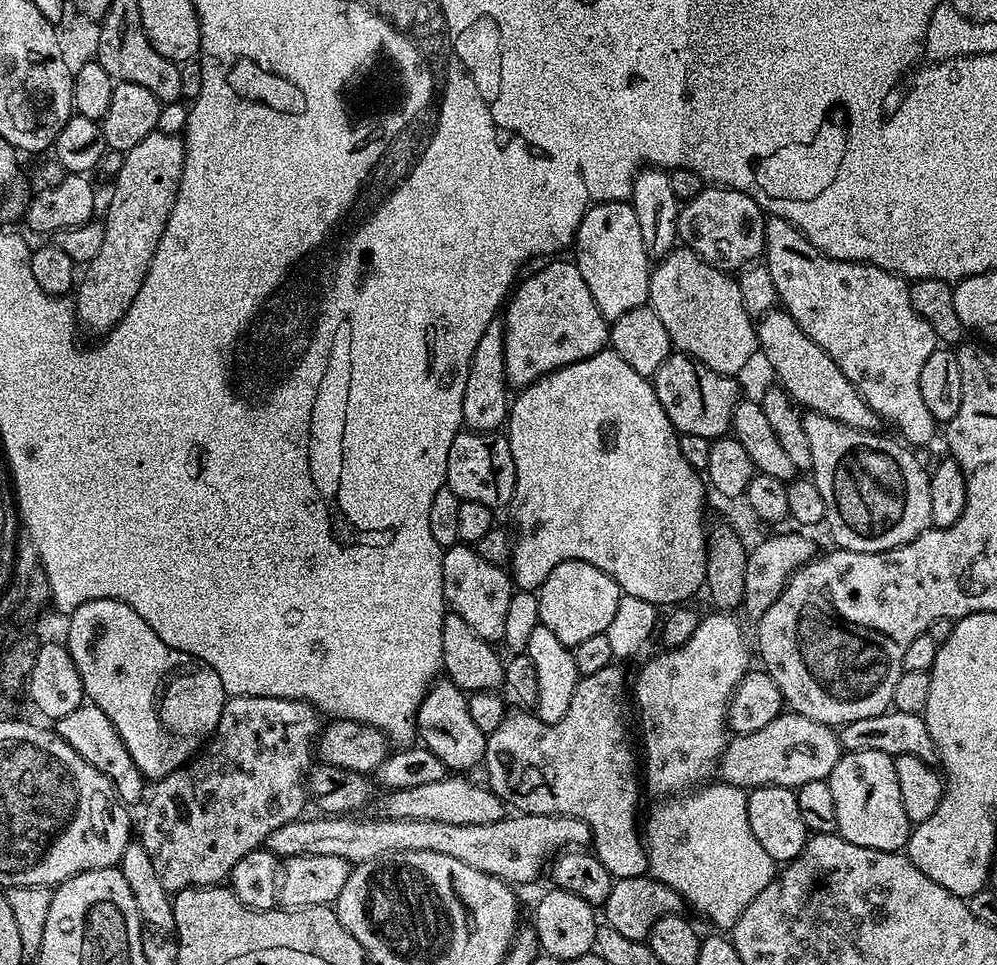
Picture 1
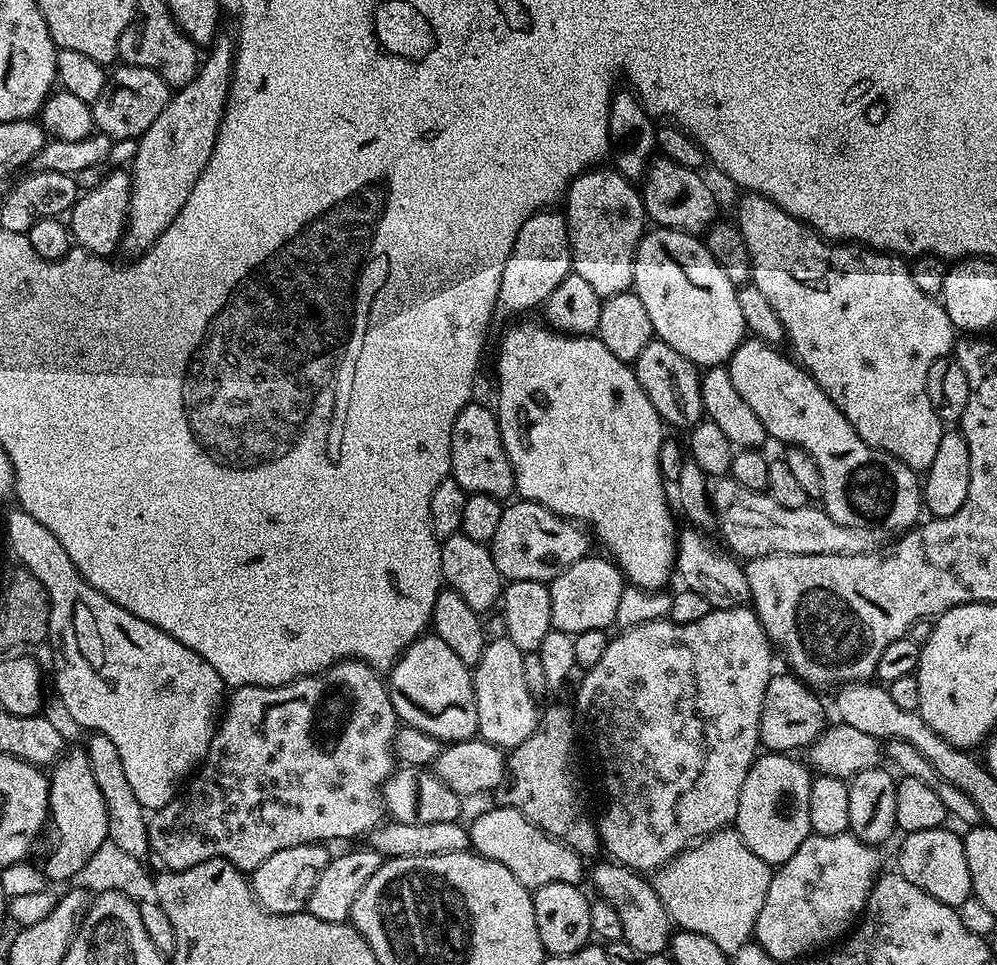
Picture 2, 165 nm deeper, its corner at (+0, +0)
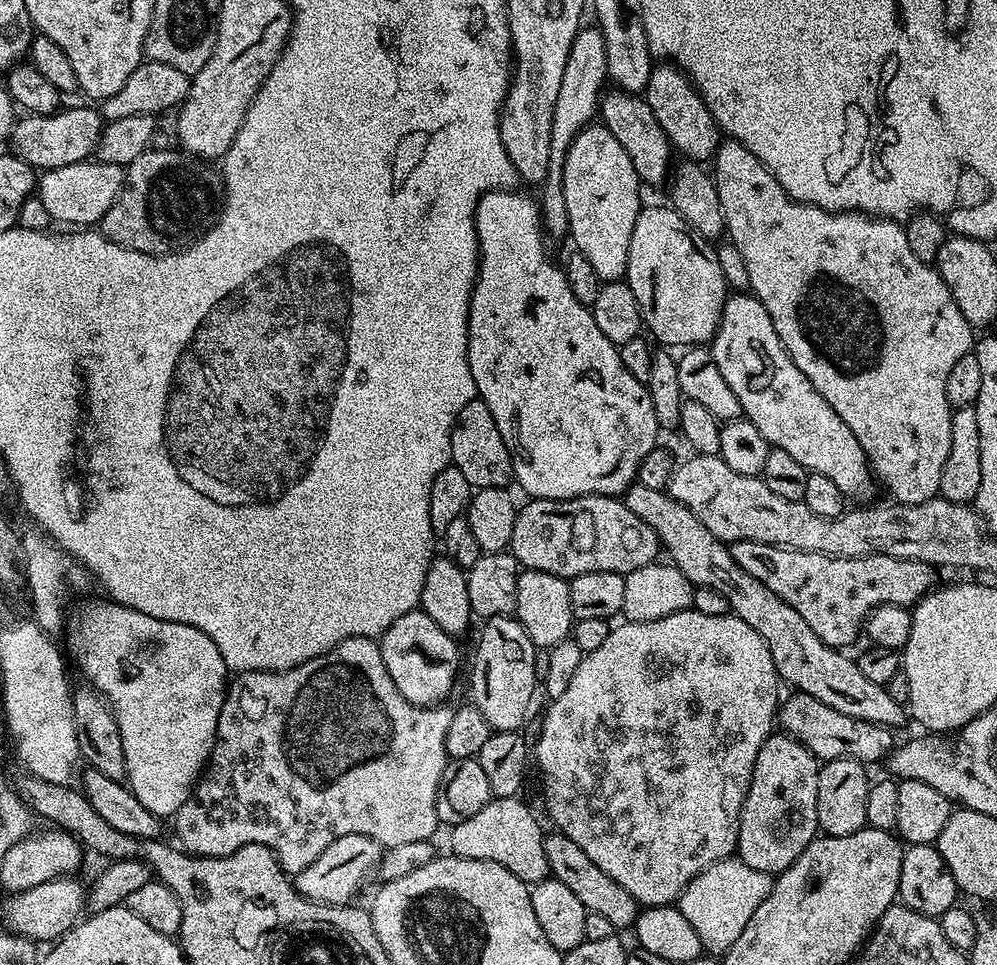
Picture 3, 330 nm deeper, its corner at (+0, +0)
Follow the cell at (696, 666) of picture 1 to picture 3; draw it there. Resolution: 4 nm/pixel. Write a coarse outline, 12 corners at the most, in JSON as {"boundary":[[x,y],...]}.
{"boundary":[[737,616],[620,622],[544,808],[640,906],[740,842],[782,689]]}

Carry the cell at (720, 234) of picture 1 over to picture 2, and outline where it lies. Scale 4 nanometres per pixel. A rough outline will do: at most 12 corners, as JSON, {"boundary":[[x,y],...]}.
{"boundary":[[653,159],[642,180],[645,217],[707,233],[716,196],[695,168]]}

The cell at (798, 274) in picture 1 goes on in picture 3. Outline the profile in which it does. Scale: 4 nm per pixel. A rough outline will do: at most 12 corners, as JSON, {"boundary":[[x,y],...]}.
{"boundary":[[714,183],[751,295],[898,504],[973,325],[903,227]]}

